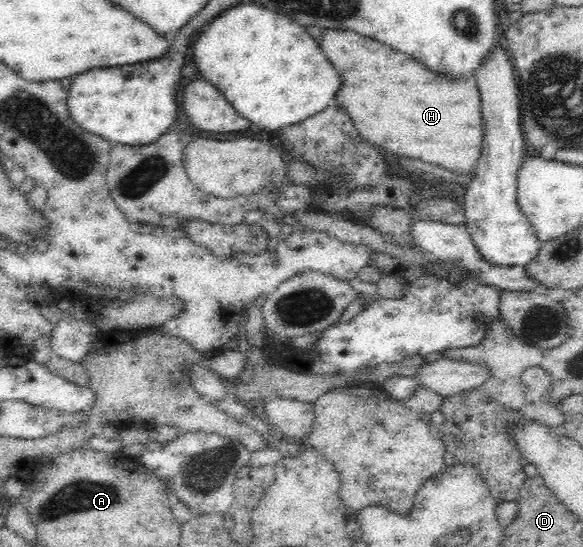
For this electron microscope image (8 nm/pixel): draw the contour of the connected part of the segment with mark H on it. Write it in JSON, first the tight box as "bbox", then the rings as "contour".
{"bbox":[318,29,484,177],"contour":[[[323,29],[321,37],[318,43],[322,45],[326,57],[332,61],[332,66],[340,72],[342,80],[342,87],[336,91],[336,103],[350,114],[360,138],[380,146],[391,158],[406,156],[421,159],[449,169],[460,177],[475,173],[474,167],[482,151],[484,130],[480,93],[474,74],[460,76],[460,79],[438,75],[402,51],[396,51],[352,30]]]}

